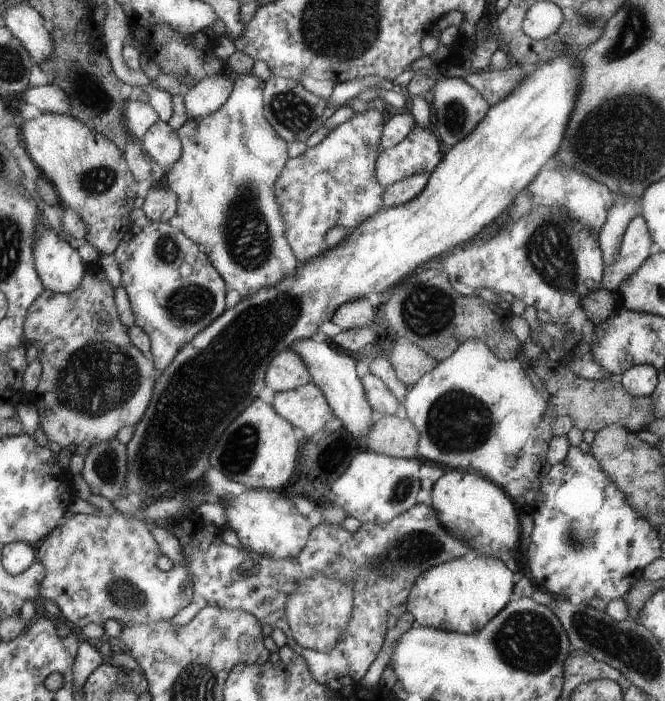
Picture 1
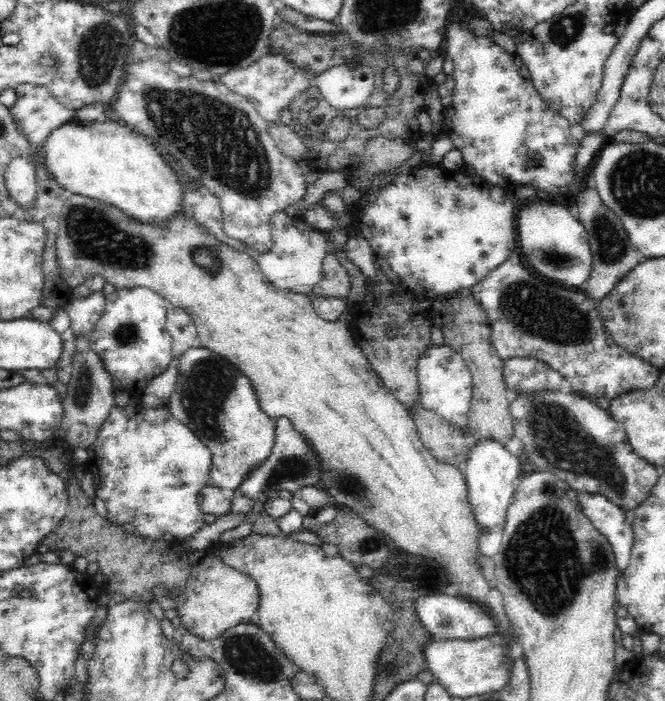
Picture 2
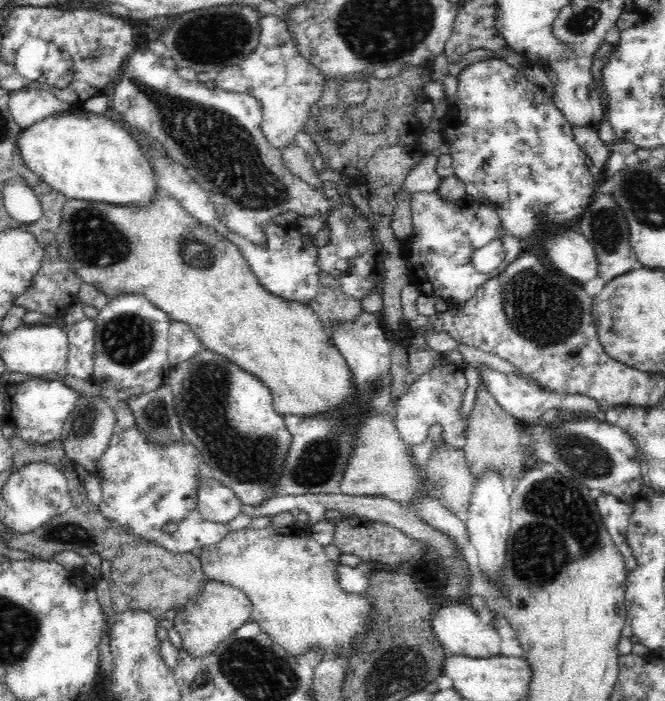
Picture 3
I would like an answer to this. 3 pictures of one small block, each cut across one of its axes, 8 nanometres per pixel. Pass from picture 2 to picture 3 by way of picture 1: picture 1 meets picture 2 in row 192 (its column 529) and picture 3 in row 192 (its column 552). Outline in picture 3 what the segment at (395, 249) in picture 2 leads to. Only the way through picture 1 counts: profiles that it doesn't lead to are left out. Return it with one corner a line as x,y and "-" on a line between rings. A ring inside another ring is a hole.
438,192
412,193
412,238
410,238
410,254
406,256
412,270
410,284
417,287
419,294
440,297
447,301
466,302
494,273
482,274
471,263
470,255
492,240
502,240
505,248
505,260
501,268
507,267
514,258
518,258
524,248
520,242
504,232
502,218
498,209
490,203
468,204
462,202
458,206
442,202

